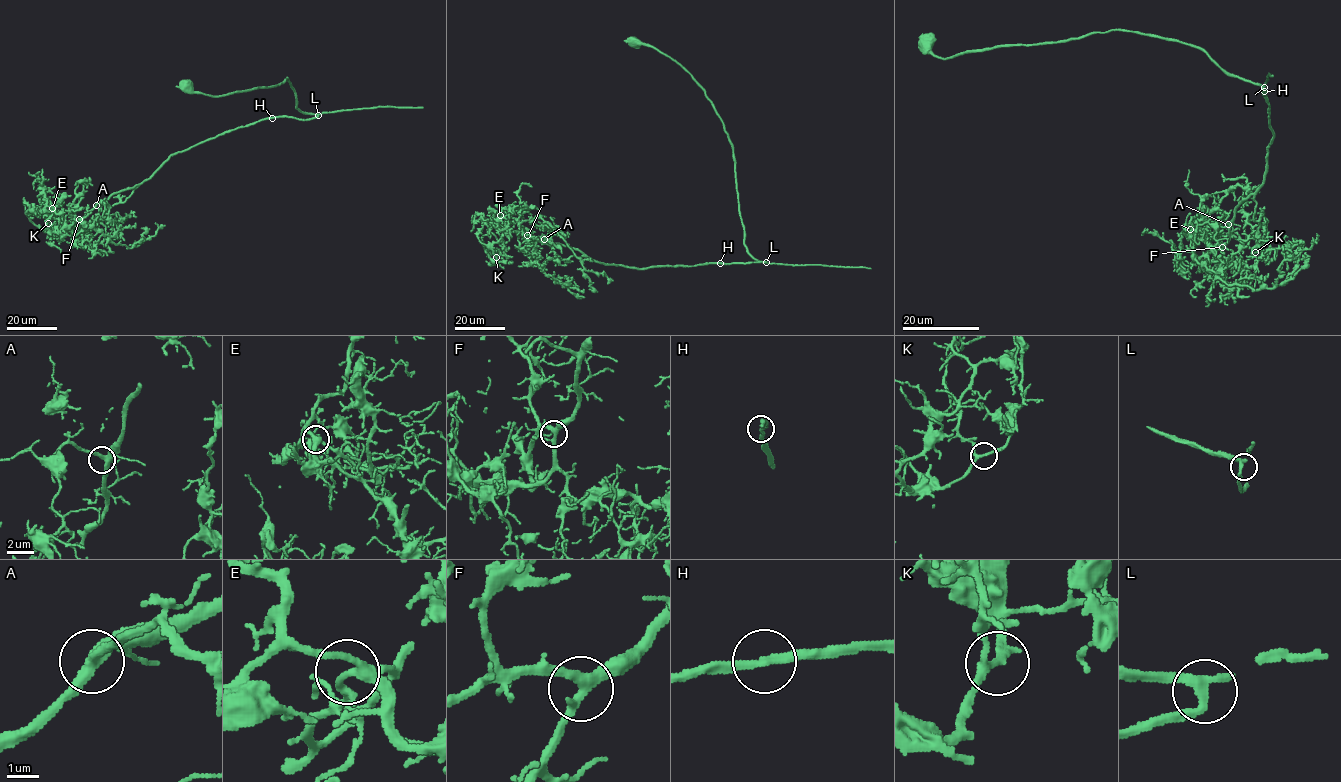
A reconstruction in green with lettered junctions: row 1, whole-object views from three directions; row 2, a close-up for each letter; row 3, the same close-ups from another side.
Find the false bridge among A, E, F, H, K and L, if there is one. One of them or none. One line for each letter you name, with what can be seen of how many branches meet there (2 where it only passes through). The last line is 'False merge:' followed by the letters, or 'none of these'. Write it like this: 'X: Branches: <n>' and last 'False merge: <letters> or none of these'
False merge: none of these

